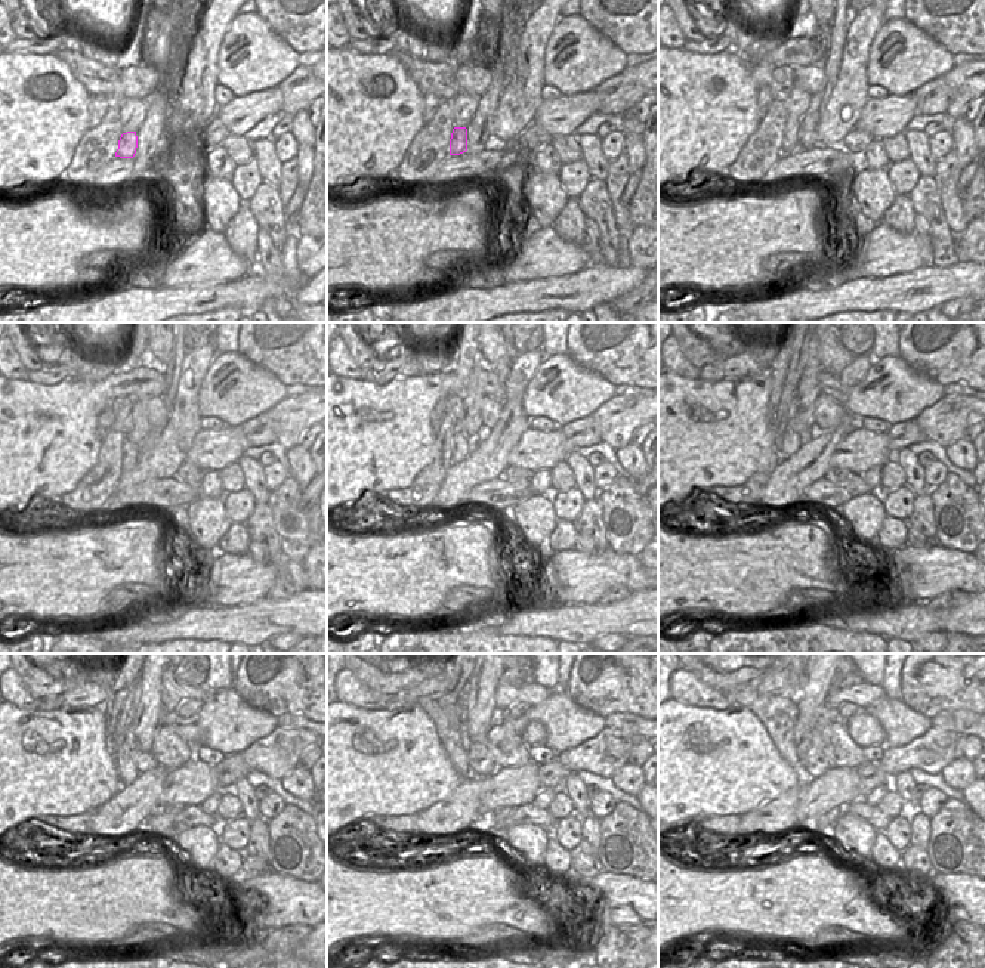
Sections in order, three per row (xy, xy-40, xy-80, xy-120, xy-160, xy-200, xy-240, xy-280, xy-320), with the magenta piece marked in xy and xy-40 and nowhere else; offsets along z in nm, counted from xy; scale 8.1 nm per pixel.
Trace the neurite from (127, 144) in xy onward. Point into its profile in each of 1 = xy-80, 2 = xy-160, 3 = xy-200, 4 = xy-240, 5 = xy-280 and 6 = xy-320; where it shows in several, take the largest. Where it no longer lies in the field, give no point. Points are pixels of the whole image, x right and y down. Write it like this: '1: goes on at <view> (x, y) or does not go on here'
1: goes on at xy-80 (790, 141)
2: goes on at xy-160 (462, 445)
3: goes on at xy-200 (790, 441)
4: goes on at xy-240 (124, 766)
5: goes on at xy-280 (450, 720)
6: goes on at xy-320 (778, 716)

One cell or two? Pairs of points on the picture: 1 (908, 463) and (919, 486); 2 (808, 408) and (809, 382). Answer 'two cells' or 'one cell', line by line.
1: one cell
2: one cell

